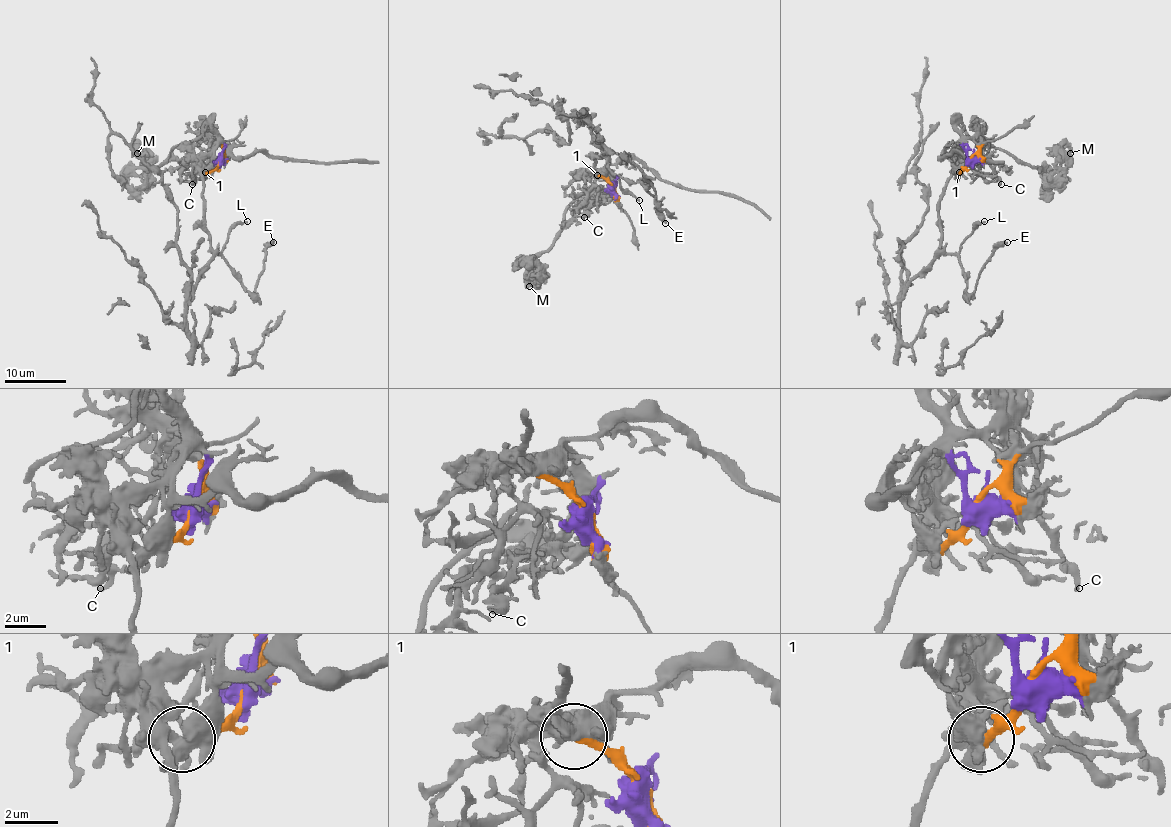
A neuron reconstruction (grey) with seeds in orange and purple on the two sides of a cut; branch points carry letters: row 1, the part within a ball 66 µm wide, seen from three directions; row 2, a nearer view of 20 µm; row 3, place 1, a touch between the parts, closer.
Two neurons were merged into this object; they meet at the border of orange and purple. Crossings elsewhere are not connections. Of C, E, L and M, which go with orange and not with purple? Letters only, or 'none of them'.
E, L

